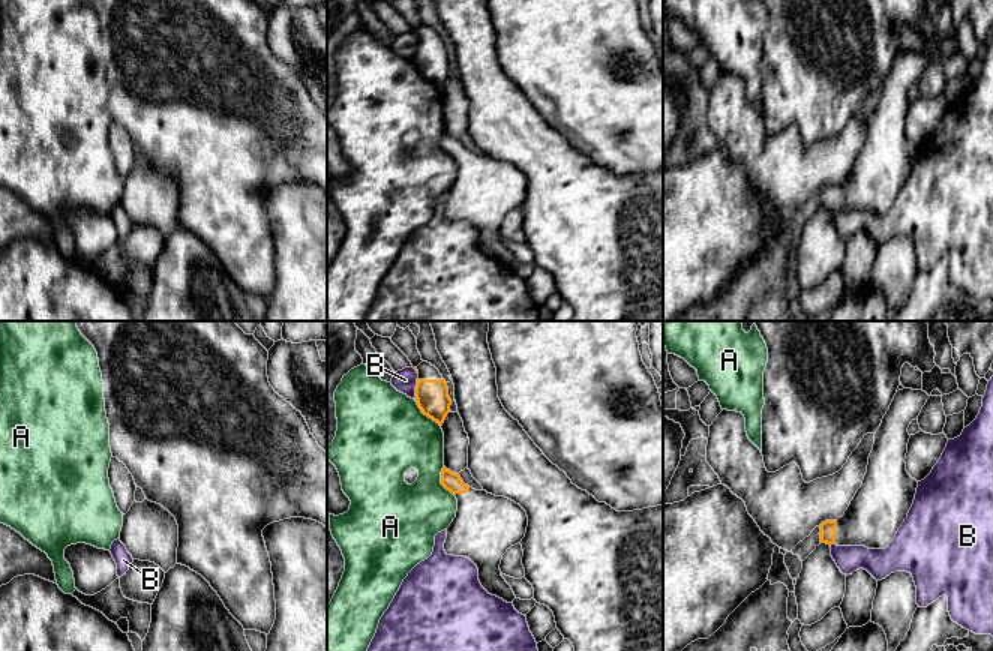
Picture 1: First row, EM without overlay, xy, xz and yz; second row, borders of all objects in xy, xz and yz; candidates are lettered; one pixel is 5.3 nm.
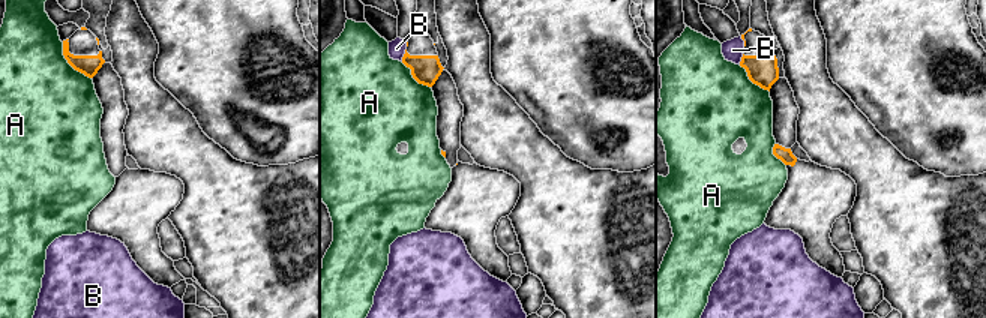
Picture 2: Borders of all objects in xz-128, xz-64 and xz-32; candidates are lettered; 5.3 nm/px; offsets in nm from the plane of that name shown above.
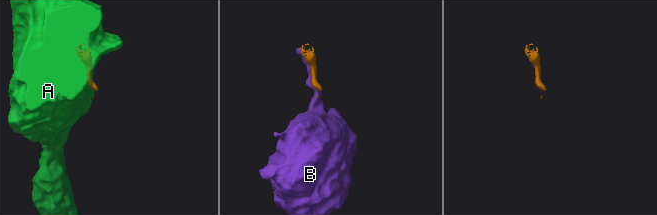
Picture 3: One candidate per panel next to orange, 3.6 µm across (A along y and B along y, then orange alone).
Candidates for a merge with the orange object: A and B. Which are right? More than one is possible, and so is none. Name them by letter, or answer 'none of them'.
none of them

